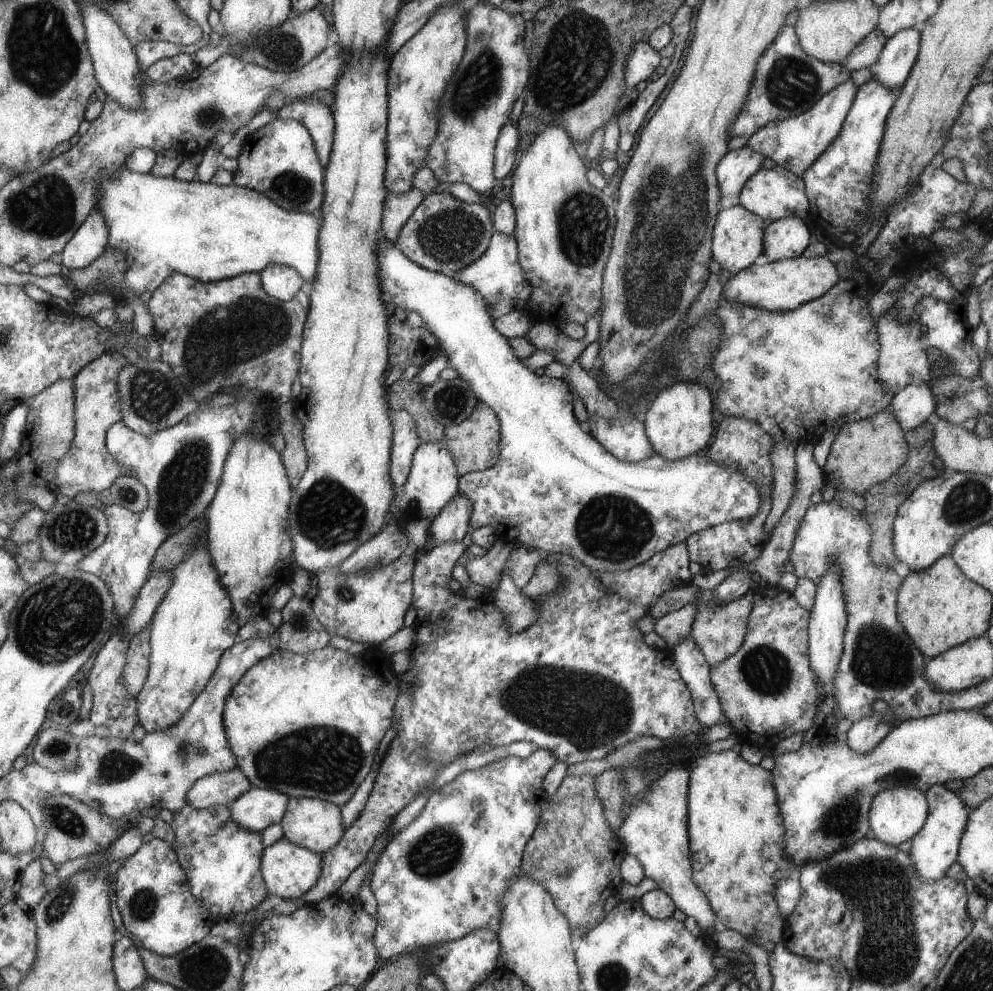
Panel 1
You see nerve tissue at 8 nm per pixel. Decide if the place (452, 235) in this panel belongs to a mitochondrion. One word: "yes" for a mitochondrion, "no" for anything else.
yes

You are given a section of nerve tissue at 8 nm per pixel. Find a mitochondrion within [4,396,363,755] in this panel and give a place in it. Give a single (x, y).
(56, 622)

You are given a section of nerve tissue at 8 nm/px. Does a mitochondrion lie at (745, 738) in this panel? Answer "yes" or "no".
no

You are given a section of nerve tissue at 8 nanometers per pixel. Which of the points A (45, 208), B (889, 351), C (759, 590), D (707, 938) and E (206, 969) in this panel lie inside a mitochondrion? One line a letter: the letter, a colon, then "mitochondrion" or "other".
A: mitochondrion
B: other
C: other
D: other
E: mitochondrion

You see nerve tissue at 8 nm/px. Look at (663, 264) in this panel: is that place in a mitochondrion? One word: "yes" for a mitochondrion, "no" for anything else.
yes

